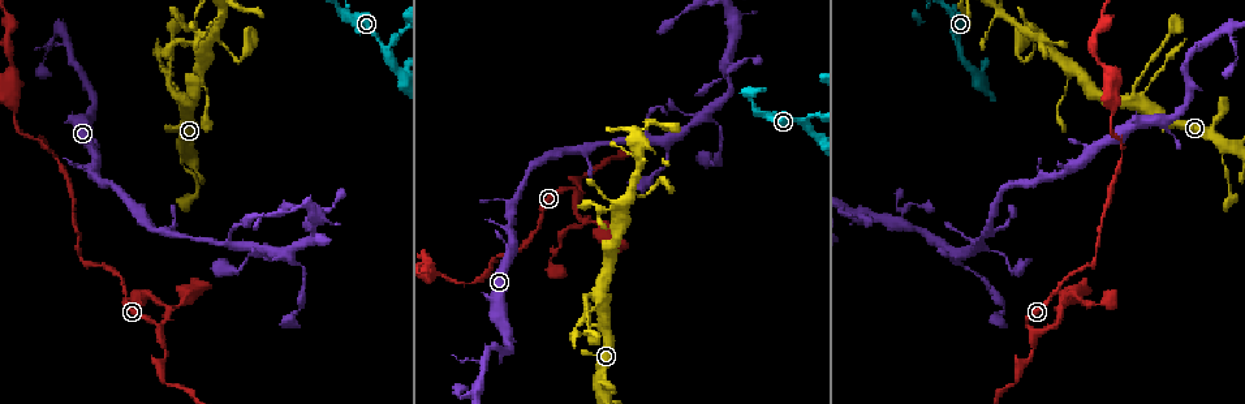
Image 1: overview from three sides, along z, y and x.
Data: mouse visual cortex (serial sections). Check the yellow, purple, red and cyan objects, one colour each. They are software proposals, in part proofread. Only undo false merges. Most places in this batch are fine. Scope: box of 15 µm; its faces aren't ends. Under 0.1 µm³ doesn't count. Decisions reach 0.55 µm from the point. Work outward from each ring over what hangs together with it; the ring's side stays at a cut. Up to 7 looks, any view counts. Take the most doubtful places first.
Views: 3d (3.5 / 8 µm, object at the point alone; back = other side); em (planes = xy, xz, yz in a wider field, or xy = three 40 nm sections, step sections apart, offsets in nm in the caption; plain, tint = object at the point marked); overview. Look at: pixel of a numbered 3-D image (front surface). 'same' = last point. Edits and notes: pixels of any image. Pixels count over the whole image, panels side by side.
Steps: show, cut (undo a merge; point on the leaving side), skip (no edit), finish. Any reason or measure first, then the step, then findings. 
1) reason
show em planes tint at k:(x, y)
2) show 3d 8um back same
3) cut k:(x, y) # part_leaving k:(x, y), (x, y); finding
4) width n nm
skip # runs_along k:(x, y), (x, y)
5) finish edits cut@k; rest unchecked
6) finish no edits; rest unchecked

sharp bend
show 3d 3.5um at 1:(638, 163)

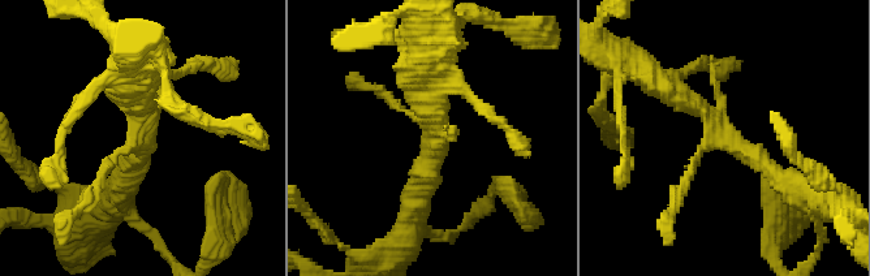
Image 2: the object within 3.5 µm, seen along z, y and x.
show em xy step 3 plain at 2:(438, 133)

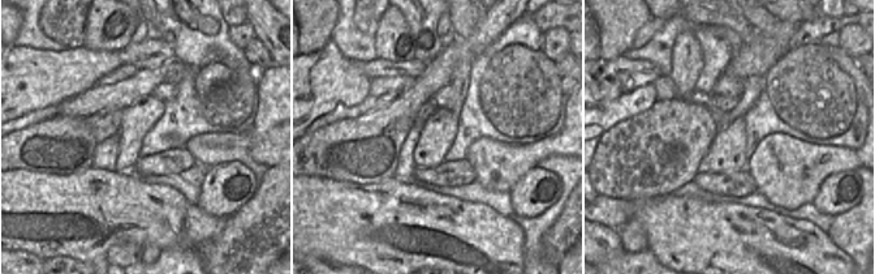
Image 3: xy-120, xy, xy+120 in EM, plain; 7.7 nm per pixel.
show em xy step 3 tint same

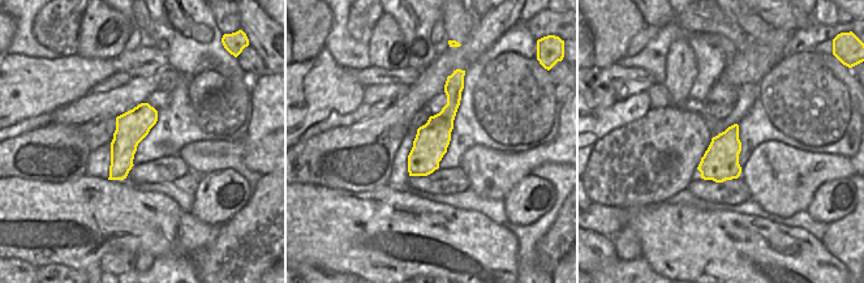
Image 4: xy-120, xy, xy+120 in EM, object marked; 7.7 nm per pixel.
width 260 nm
skip # runs_along 2:(782, 180), (692, 100), (655, 80); all the same cell

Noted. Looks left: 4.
three arms meet
show 3d 3.5um at 1:(385, 49)

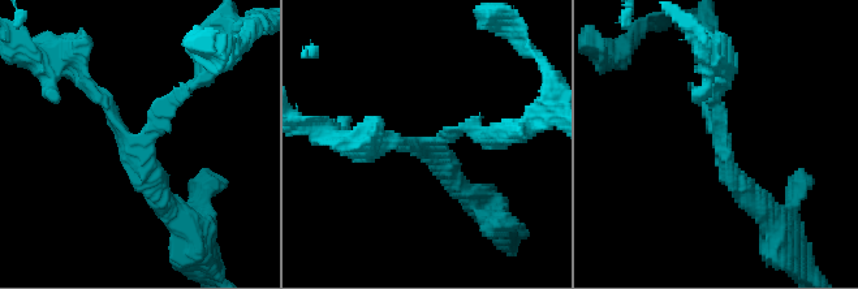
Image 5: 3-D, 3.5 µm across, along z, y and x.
show em xy step 1 tint at 5:(719, 137)

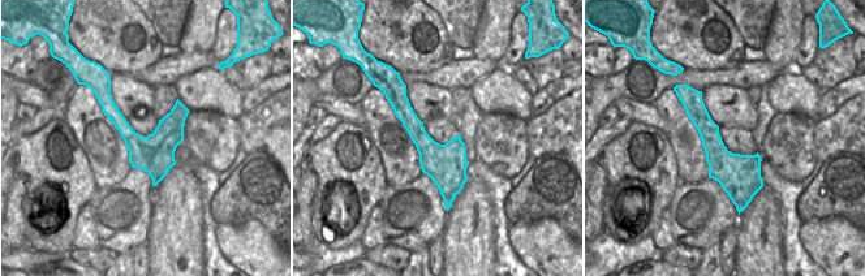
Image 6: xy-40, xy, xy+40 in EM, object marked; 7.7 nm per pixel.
another direction
show em xy step 5 tint same

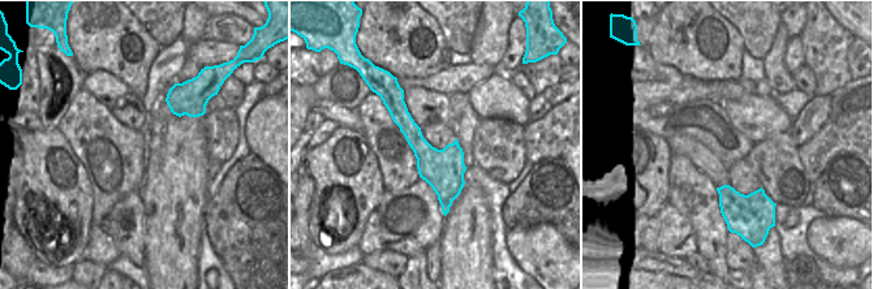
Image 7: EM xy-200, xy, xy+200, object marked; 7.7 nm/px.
width 320 nm
skip # runs_along 5:(74, 70), (163, 203); one cell here

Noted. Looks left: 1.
finish no edits; rest unchecked

